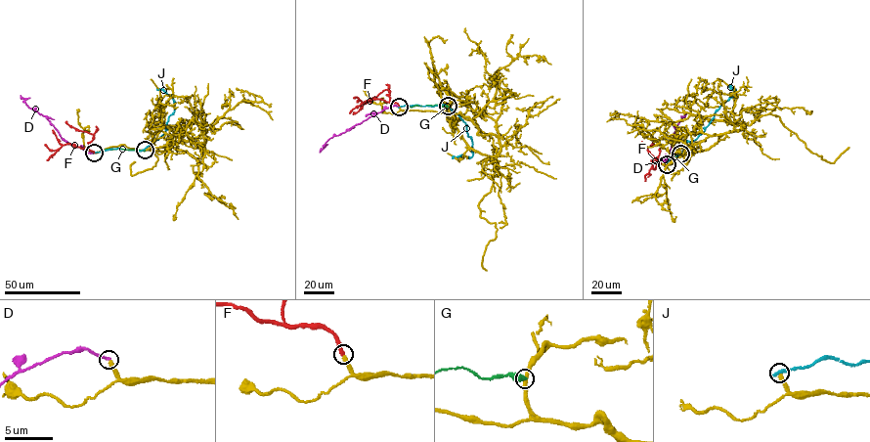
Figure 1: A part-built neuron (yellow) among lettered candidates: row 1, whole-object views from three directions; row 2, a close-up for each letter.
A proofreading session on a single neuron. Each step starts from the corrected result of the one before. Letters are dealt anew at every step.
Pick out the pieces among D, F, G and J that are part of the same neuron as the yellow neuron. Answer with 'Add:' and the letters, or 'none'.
Add: F

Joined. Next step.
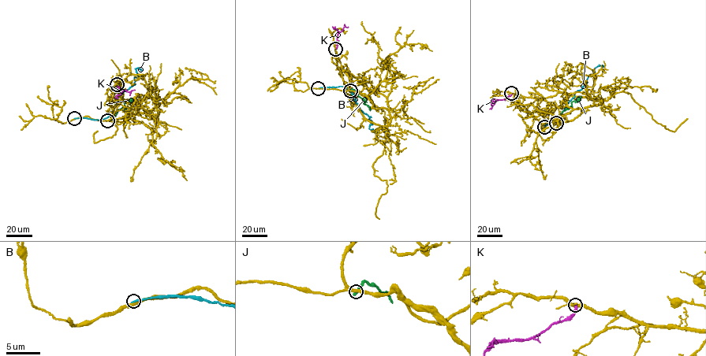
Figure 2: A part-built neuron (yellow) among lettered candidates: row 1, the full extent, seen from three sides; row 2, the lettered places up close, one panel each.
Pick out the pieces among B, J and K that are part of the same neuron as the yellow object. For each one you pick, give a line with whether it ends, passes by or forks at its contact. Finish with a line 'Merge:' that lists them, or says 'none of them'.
Merge: none of them

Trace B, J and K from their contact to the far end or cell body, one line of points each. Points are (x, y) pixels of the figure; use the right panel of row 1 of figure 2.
B: (544, 126), (562, 113), (574, 94), (585, 84), (588, 76), (593, 73), (594, 68), (598, 65), (603, 67)
J: (556, 123), (558, 116), (580, 96)
K: (511, 93), (504, 99), (493, 101), (494, 98)

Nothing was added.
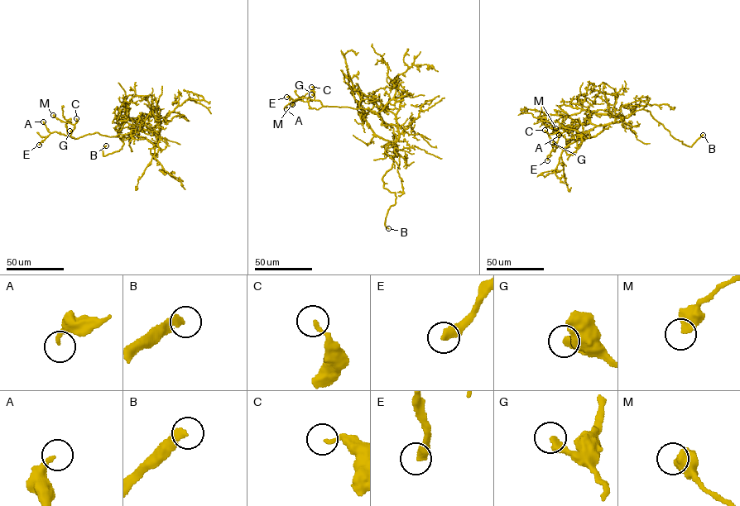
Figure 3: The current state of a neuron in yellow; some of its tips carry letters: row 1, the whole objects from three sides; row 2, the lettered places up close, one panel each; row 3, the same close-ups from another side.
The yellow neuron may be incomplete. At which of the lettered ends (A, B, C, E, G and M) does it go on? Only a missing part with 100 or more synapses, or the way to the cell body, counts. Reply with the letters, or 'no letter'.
B, E

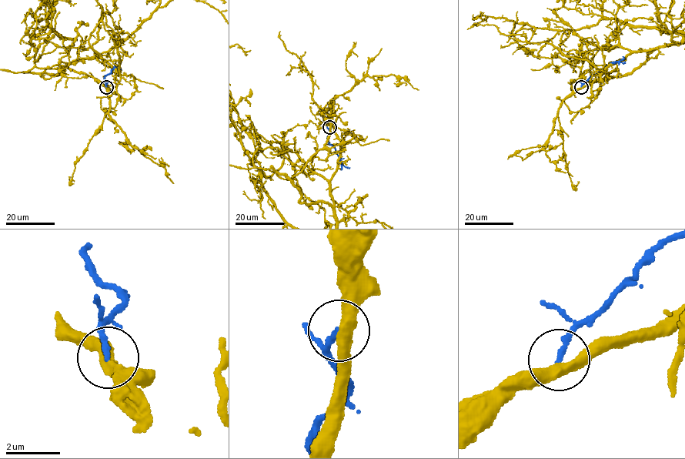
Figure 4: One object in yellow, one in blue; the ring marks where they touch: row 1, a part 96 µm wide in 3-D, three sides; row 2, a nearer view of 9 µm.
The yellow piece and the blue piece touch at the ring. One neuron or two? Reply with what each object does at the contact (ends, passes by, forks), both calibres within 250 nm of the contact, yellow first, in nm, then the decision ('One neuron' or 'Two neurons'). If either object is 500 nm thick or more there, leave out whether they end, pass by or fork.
At the ring yellow passes by. At the ring blue ends. Thickness 420 nm (yellow) against 200 nm. Two neurons

